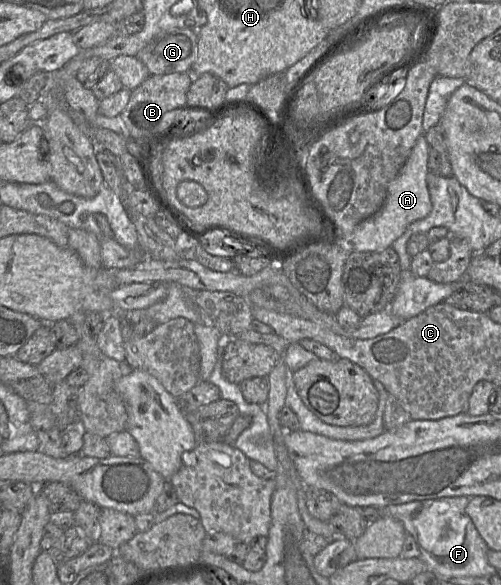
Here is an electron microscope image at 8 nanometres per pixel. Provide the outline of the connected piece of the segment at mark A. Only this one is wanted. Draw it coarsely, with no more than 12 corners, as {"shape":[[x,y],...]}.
{"shape":[[421,135],[382,207],[350,250],[380,252],[430,214],[429,152]]}

